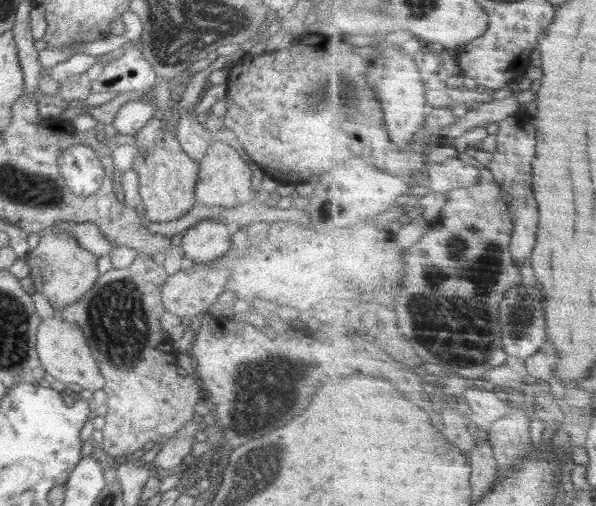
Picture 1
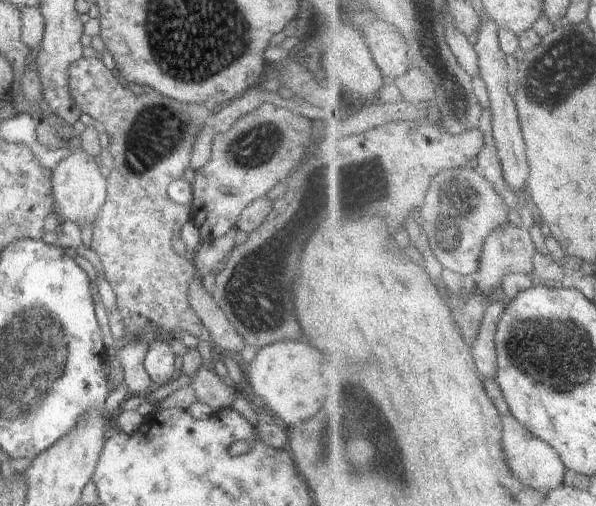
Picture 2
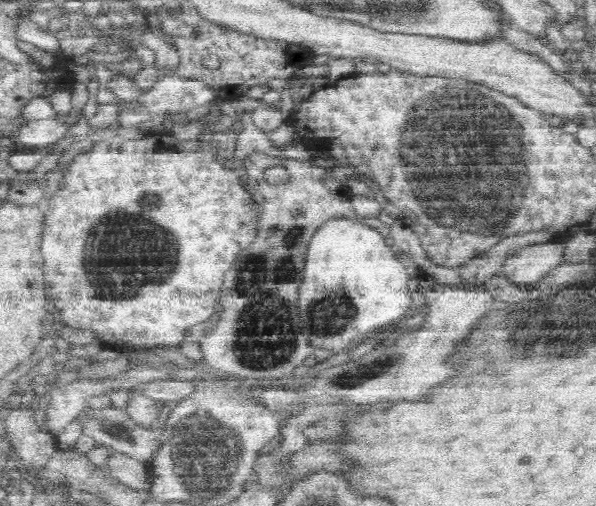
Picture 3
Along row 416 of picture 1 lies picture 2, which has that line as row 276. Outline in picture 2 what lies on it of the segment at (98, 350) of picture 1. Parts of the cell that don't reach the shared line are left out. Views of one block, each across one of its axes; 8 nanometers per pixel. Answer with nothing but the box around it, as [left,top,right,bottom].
[68,58,221,357]

